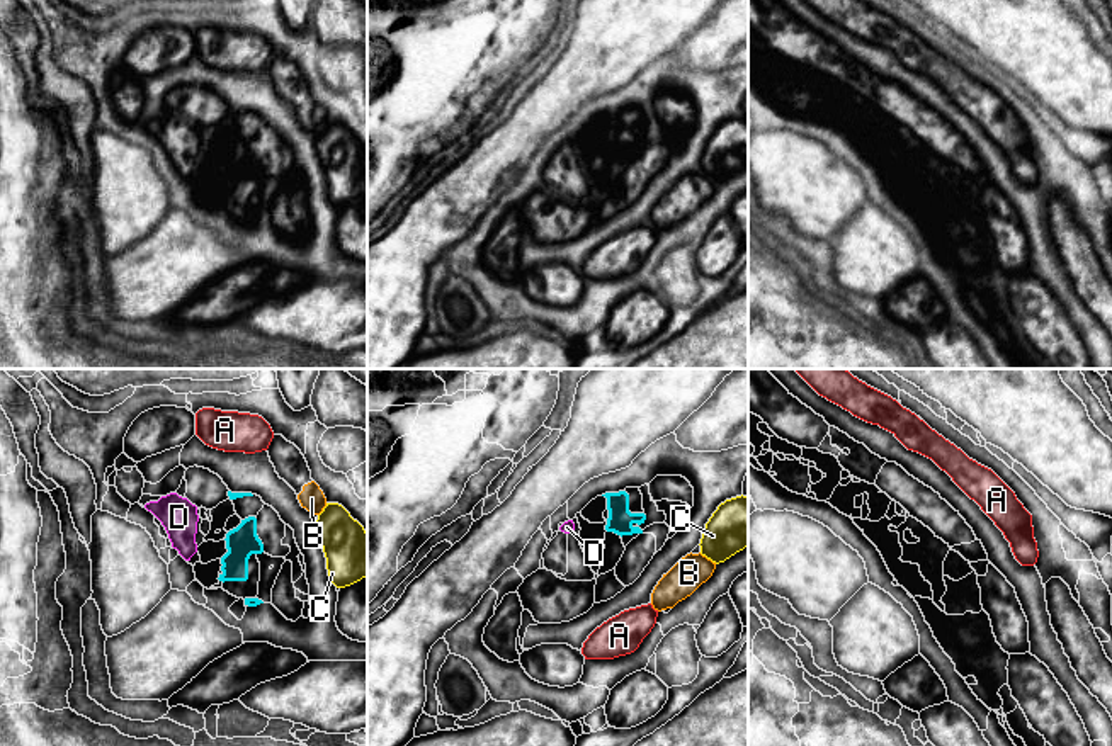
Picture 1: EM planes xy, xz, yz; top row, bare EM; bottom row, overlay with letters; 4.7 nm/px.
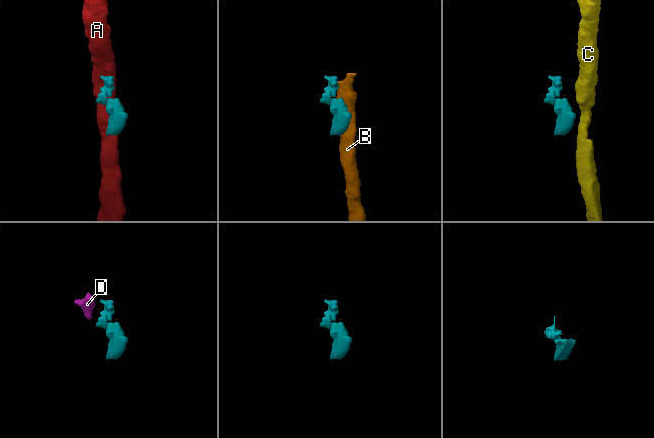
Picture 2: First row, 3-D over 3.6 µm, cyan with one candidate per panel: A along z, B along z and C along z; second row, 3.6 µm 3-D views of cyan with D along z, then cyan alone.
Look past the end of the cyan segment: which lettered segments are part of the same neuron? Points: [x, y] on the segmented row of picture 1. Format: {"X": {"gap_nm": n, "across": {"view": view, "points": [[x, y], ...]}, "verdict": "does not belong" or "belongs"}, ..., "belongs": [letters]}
{"A": {"gap_nm": 190, "across": {"view": "xy", "points": [[228, 491], [228, 451]]}, "verdict": "does not belong"}, "B": {"gap_nm": 220, "across": {"view": "xy", "points": [[252, 495], [298, 495]]}, "verdict": "does not belong"}, "C": {"gap_nm": 260, "across": {"view": "xy", "points": [[262, 544], [317, 531]]}, "verdict": "does not belong"}, "D": {"gap_nm": 120, "across": {"view": "xy", "points": [[221, 558], [196, 551]]}, "verdict": "does not belong"}, "belongs": []}

